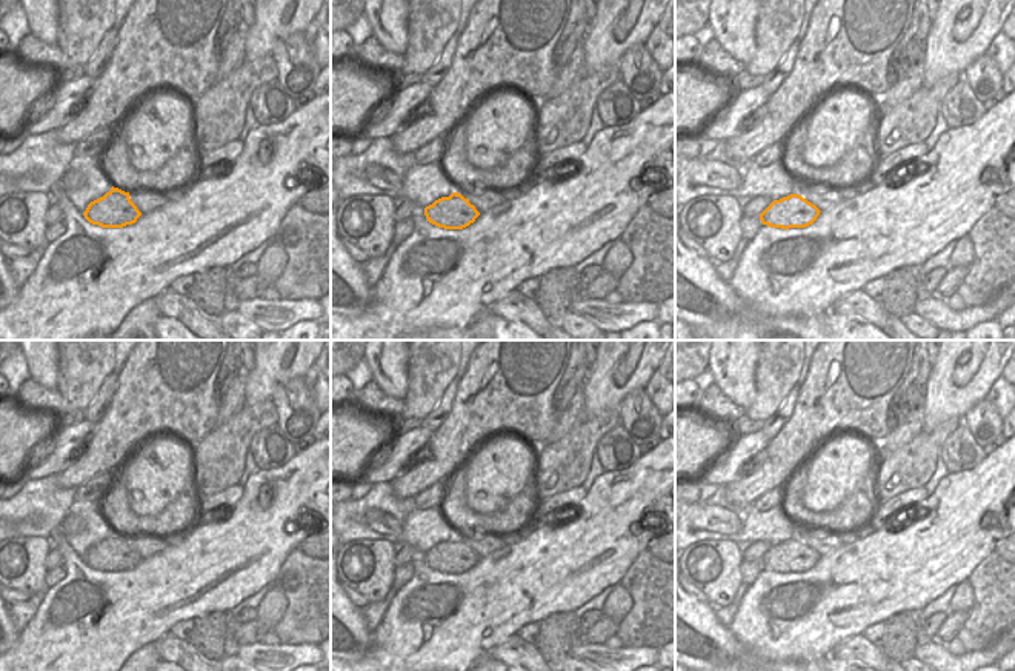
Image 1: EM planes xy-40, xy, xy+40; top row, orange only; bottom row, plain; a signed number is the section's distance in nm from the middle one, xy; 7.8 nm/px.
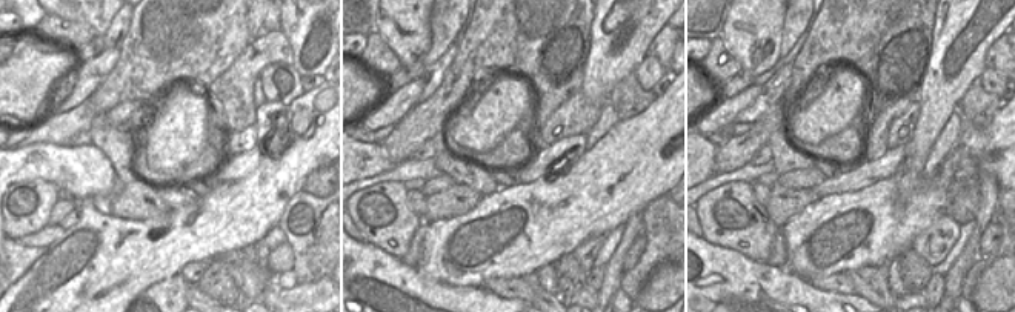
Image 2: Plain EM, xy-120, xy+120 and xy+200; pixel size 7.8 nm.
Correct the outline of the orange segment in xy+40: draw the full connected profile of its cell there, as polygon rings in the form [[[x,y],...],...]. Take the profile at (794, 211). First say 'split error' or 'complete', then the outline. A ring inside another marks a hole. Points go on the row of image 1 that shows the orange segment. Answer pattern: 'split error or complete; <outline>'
complete; [[[798,194],[774,200],[761,214],[763,225],[770,228],[806,228],[820,215],[820,209]]]

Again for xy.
complete; [[[452,192],[424,208],[429,223],[444,229],[463,229],[475,222],[480,212],[461,194]]]

